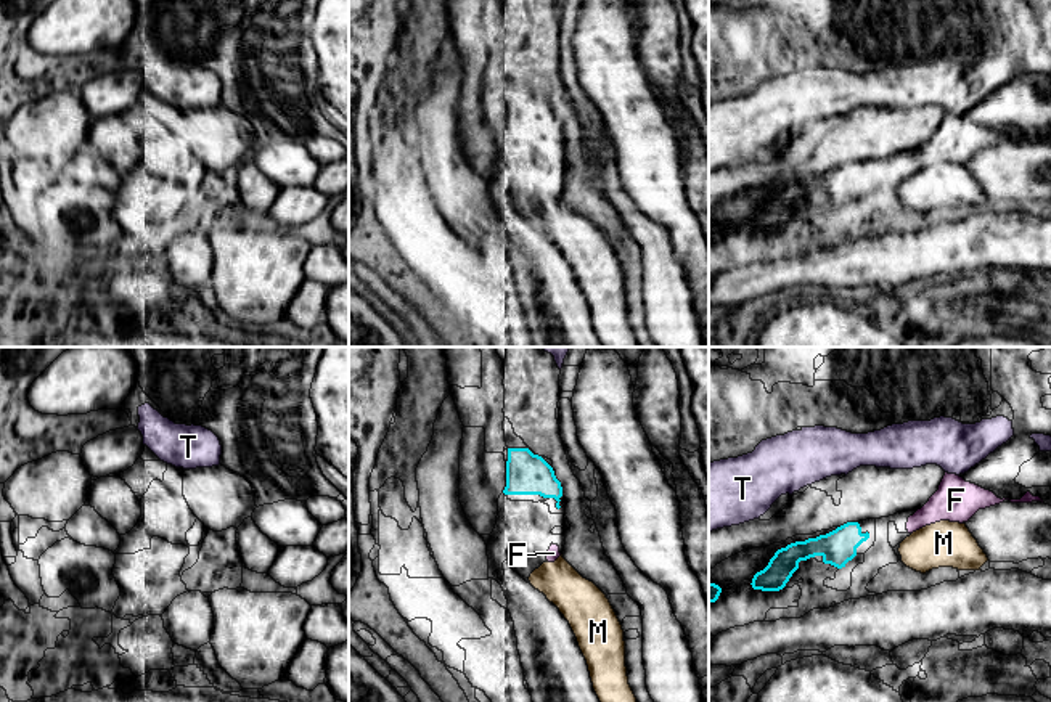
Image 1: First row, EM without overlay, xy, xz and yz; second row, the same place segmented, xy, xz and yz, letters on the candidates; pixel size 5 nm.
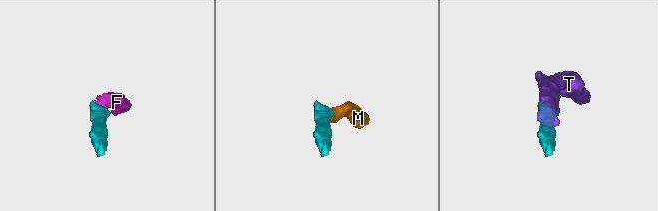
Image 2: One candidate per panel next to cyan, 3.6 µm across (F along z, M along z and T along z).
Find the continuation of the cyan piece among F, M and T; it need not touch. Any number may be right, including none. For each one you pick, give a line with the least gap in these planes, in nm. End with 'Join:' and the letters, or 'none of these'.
F: Distance 180 nm
Join: F

